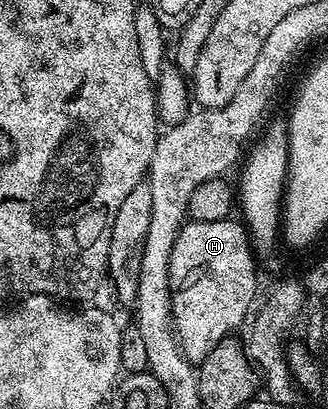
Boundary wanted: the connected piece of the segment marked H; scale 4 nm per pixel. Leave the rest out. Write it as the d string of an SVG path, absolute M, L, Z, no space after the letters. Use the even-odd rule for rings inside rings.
M233 217L211 222L190 220L182 227L170 257L170 313L178 343L189 362L203 362L216 344L235 333L246 313L248 318L255 305L258 274L250 235L241 221Z

